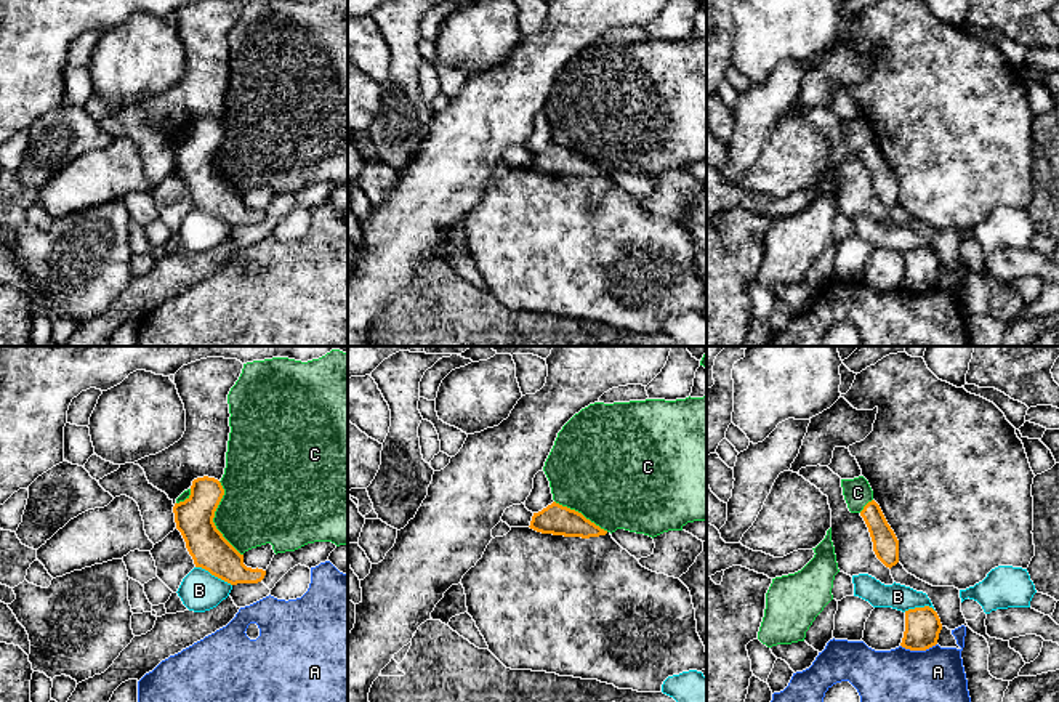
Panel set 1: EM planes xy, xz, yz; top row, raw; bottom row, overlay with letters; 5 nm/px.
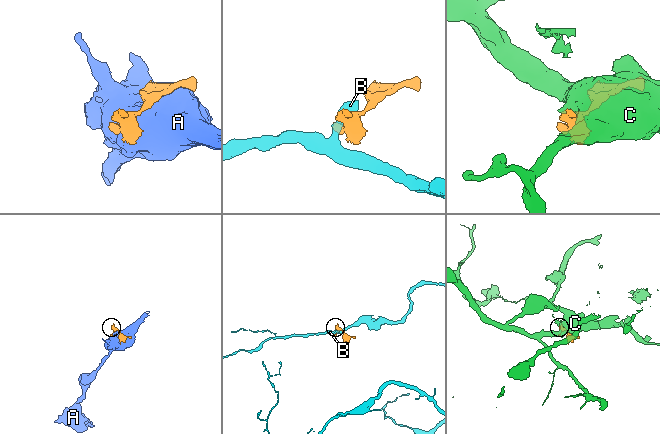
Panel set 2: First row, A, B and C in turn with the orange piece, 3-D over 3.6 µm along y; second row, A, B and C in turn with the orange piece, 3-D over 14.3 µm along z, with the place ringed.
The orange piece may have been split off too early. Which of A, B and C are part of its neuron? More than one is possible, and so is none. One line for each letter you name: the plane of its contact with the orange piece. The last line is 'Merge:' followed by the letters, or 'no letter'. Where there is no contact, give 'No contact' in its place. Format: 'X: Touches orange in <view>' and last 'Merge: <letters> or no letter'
Merge: no letter

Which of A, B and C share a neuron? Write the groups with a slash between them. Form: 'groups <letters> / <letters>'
groups A / B / C

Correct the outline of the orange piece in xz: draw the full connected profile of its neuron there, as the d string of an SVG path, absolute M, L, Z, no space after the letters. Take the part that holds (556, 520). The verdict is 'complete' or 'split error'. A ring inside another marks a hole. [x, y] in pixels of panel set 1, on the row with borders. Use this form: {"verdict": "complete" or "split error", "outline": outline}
{"verdict": "split error", "outline": "M556 502L538 513L529 511L524 503L513 505L505 510L501 521L509 527L530 527L542 534L564 537L590 539L607 534L607 531L586 519L582 513Z"}

